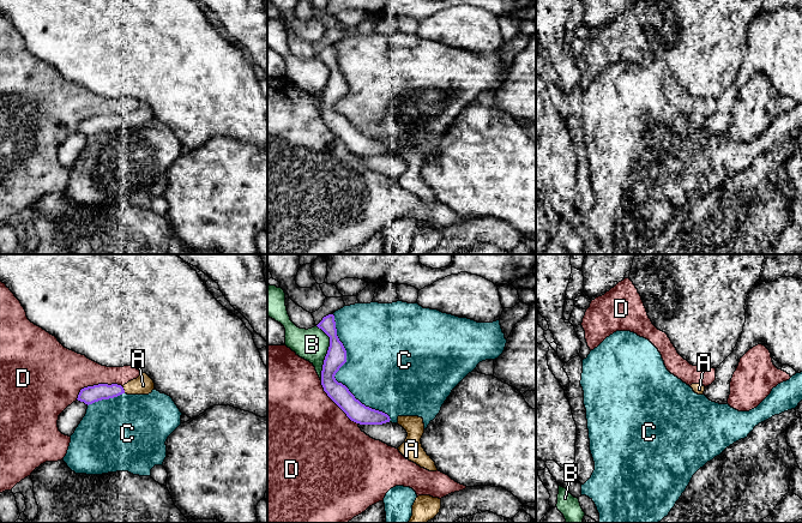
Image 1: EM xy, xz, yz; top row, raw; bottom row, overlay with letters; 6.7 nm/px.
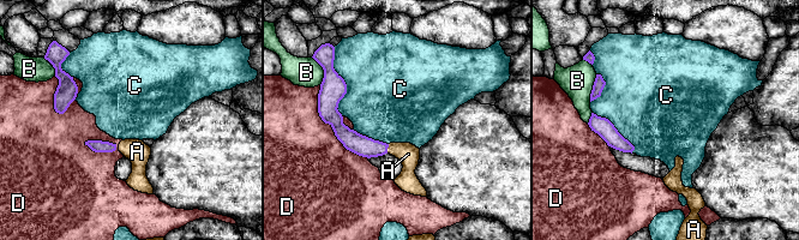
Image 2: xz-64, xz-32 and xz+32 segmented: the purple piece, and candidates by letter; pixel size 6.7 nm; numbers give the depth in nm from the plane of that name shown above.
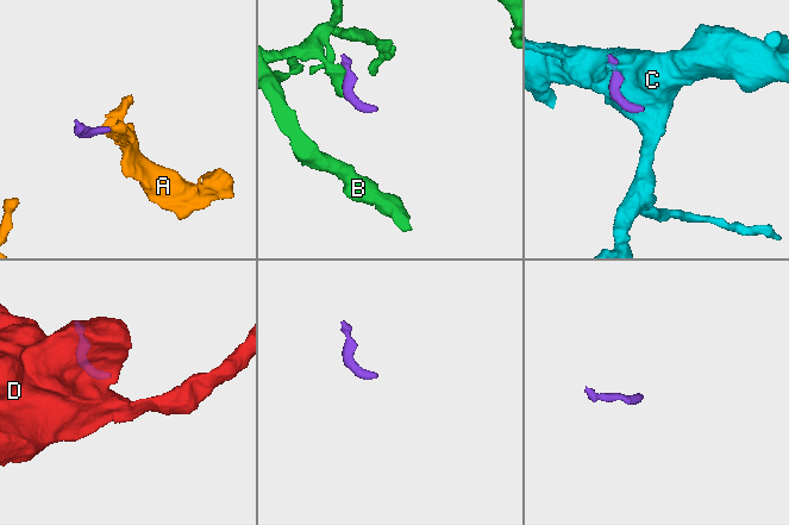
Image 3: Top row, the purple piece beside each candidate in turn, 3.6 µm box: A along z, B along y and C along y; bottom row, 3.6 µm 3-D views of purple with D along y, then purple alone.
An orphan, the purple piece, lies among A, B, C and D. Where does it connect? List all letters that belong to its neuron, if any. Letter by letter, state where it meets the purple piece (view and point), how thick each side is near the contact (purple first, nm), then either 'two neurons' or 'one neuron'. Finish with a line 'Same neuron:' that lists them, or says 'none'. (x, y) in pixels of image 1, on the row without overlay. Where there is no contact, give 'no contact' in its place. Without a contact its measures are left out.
A: meets purple in xy at (124, 121); 120 nm thick on the purple side, 130 nm on the other; one neuron
B: meets purple in xz at (327, 84); 140 nm thick on the purple side, 220 nm on the other; two neurons
C: meets purple in xz at (333, 108); 140 nm thick on the purple side, 360 nm on the other; two neurons
D: meets purple in xy at (96, 116); 120 nm thick on the purple side, 340 nm on the other; two neurons
Same neuron: A

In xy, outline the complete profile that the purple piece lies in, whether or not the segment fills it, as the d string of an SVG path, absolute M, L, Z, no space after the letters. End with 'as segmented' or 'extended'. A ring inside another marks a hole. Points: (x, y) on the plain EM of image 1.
M140 104L140 107L137 110L128 113L123 118L117 115L98 115L84 119L80 121L77 131L89 137L102 131L117 128L122 125L149 126L153 121L153 112L146 104Z; extended

